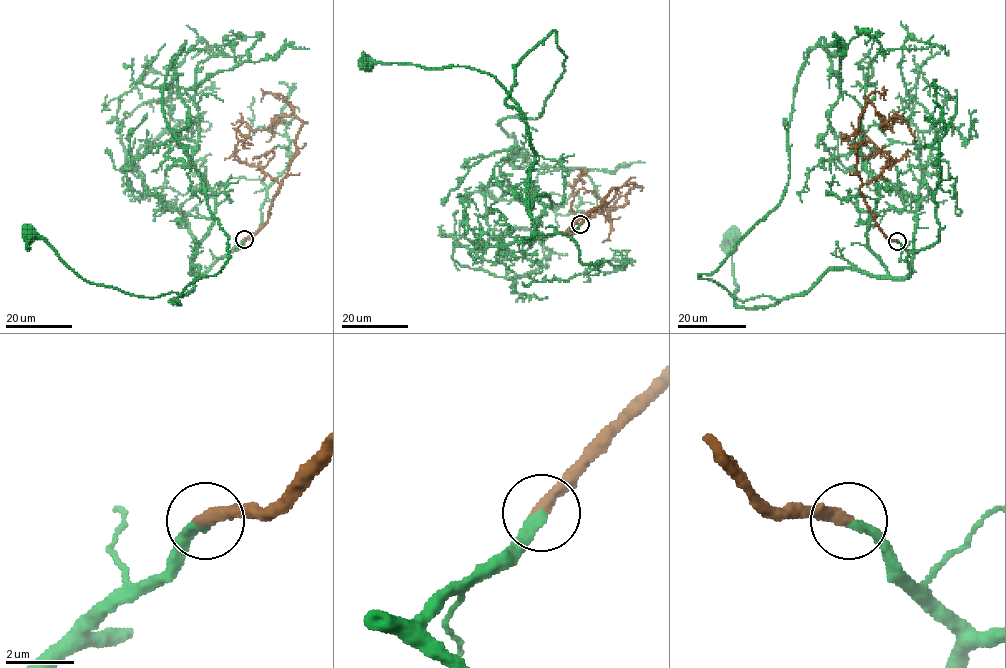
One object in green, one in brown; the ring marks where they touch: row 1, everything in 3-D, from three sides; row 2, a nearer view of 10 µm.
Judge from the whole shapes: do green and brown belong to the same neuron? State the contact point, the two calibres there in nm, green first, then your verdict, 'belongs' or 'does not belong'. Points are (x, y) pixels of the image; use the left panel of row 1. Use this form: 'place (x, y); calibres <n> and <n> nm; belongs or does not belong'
place (244, 239); calibres 360 and 400 nm; belongs

